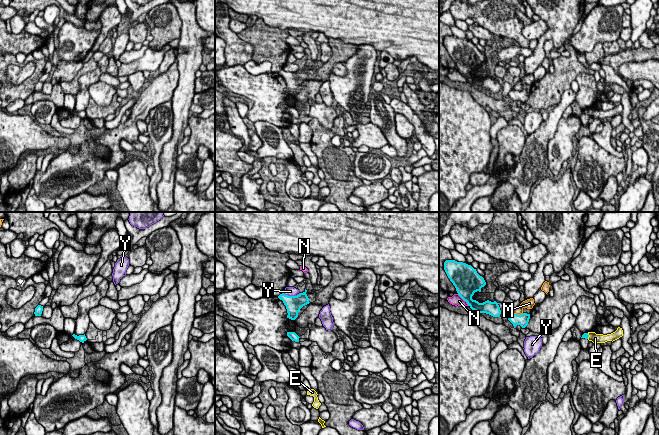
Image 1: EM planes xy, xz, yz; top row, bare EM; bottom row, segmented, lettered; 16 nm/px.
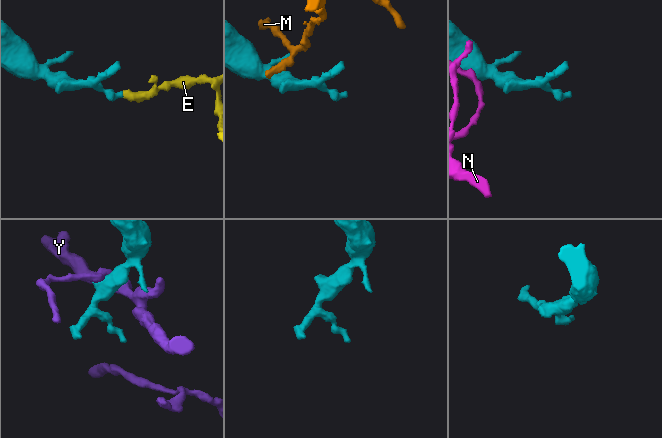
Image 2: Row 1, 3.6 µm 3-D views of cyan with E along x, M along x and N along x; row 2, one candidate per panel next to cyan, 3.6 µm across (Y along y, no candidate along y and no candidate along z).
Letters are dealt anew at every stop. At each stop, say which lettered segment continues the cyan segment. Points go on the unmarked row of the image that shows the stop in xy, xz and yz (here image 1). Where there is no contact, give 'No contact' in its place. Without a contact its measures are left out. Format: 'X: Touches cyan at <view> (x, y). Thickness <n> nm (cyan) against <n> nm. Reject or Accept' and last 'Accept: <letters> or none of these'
E: Touches cyan at yz (588, 112). Thickness 90 nm (cyan) against 160 nm. Accept
M: Touches cyan at yz (516, 90). Thickness 190 nm (cyan) against 140 nm. Reject
N: Touches cyan at yz (463, 75). Thickness 380 nm (cyan) against 160 nm. Reject
Y: Touches cyan at xz (292, 72). Thickness 260 nm (cyan) against 160 nm. Reject
Accept: E

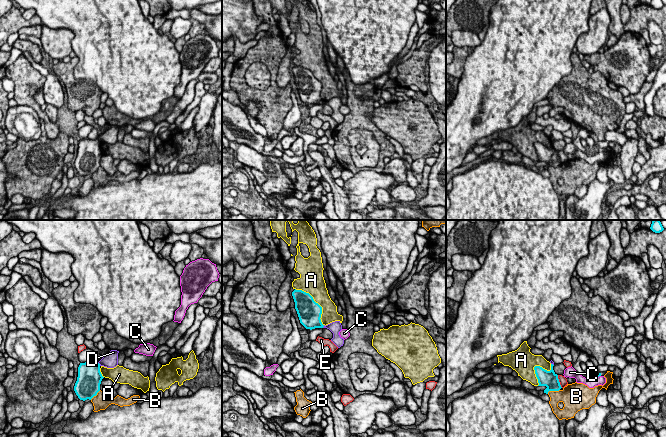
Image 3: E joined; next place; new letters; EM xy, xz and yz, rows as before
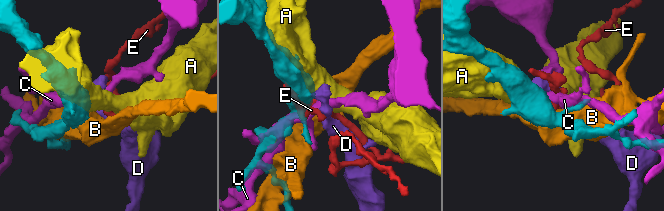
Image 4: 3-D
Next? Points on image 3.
A: Touches cyan at xz (317, 79). Thickness 380 nm (cyan) against 300 nm. Reject
B: Touches cyan at yz (553, 166). Thickness 260 nm (cyan) against 240 nm. Reject
C: Touches cyan at yz (598, 152). Thickness 30 nm (cyan) against 160 nm. Reject
D: Touches cyan at xy (99, 140). Thickness 380 nm (cyan) against 240 nm. Reject
E: Touches cyan at yz (558, 157). Thickness 260 nm (cyan) against 130 nm. Reject
Accept: none of these

